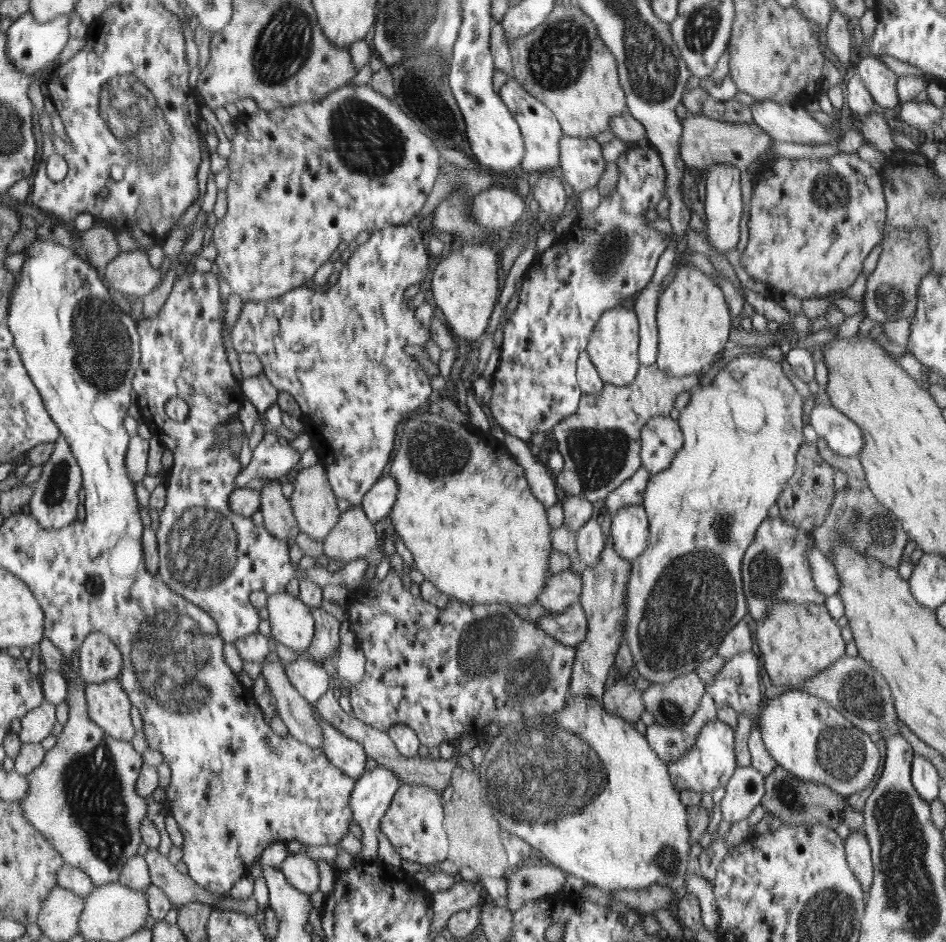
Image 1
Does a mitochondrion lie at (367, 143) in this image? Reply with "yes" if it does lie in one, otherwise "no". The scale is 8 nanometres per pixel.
yes

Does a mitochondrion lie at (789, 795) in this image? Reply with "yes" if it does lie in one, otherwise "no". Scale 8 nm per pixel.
yes

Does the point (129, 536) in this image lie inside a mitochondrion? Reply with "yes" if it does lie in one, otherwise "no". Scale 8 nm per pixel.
no

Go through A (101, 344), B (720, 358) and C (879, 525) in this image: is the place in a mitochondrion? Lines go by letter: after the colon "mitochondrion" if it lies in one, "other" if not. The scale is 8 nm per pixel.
A: mitochondrion
B: other
C: mitochondrion

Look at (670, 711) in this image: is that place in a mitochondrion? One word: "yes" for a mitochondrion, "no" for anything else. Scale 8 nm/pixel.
yes

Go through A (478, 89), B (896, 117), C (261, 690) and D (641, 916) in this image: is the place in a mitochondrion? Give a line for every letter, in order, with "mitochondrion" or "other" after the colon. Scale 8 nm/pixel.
A: other
B: other
C: other
D: other

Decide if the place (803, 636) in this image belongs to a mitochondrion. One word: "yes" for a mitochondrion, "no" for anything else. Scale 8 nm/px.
no

